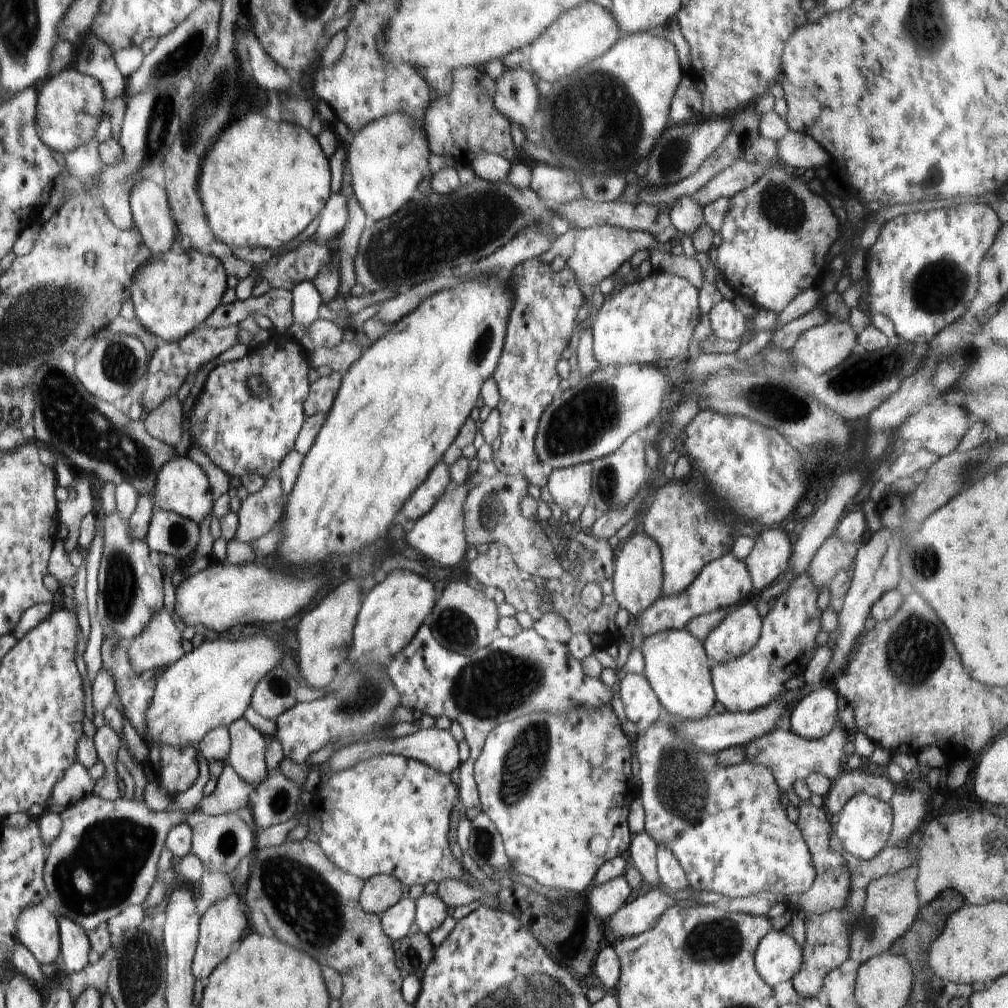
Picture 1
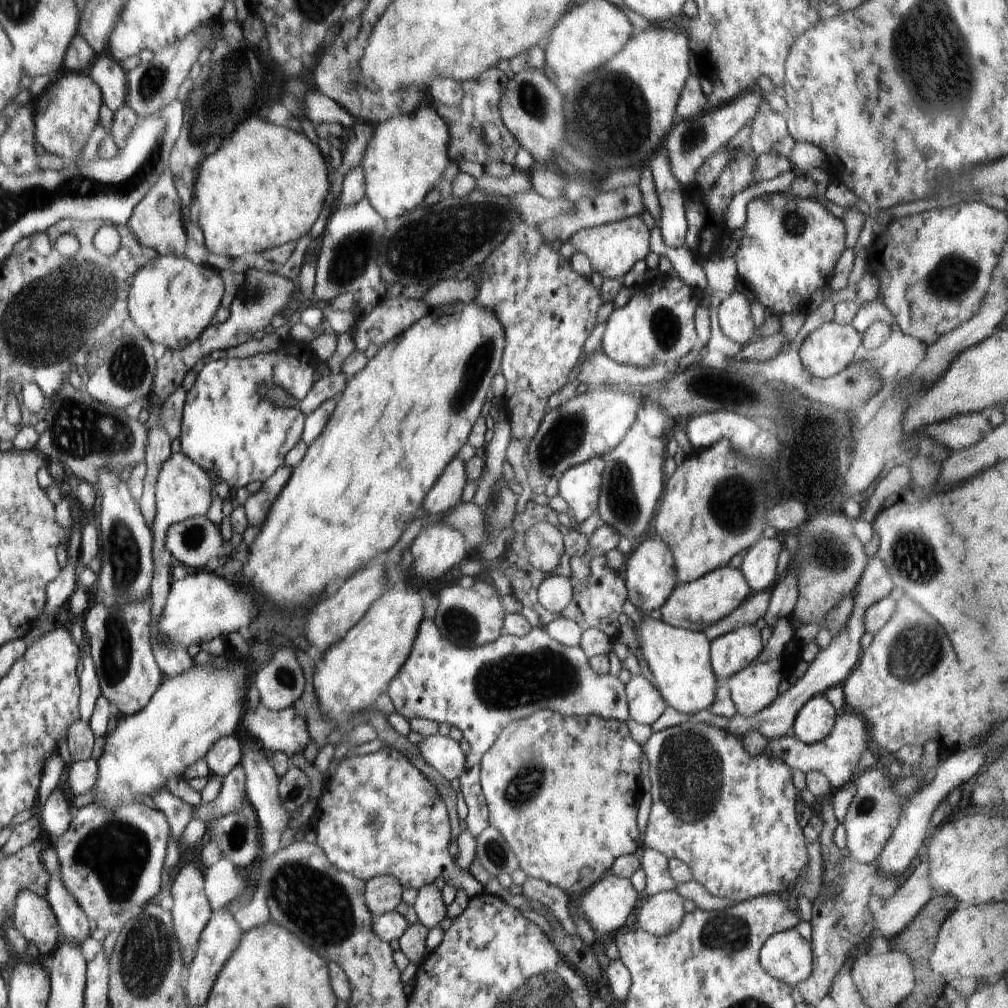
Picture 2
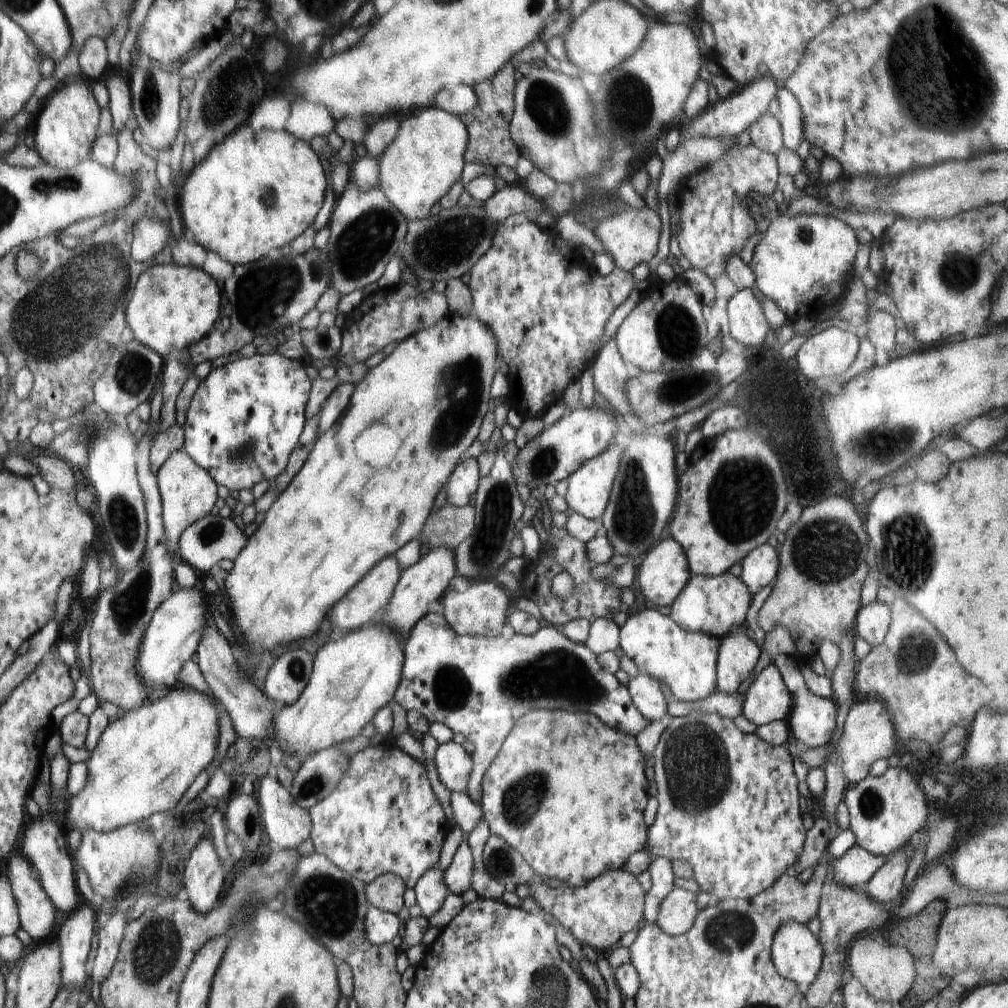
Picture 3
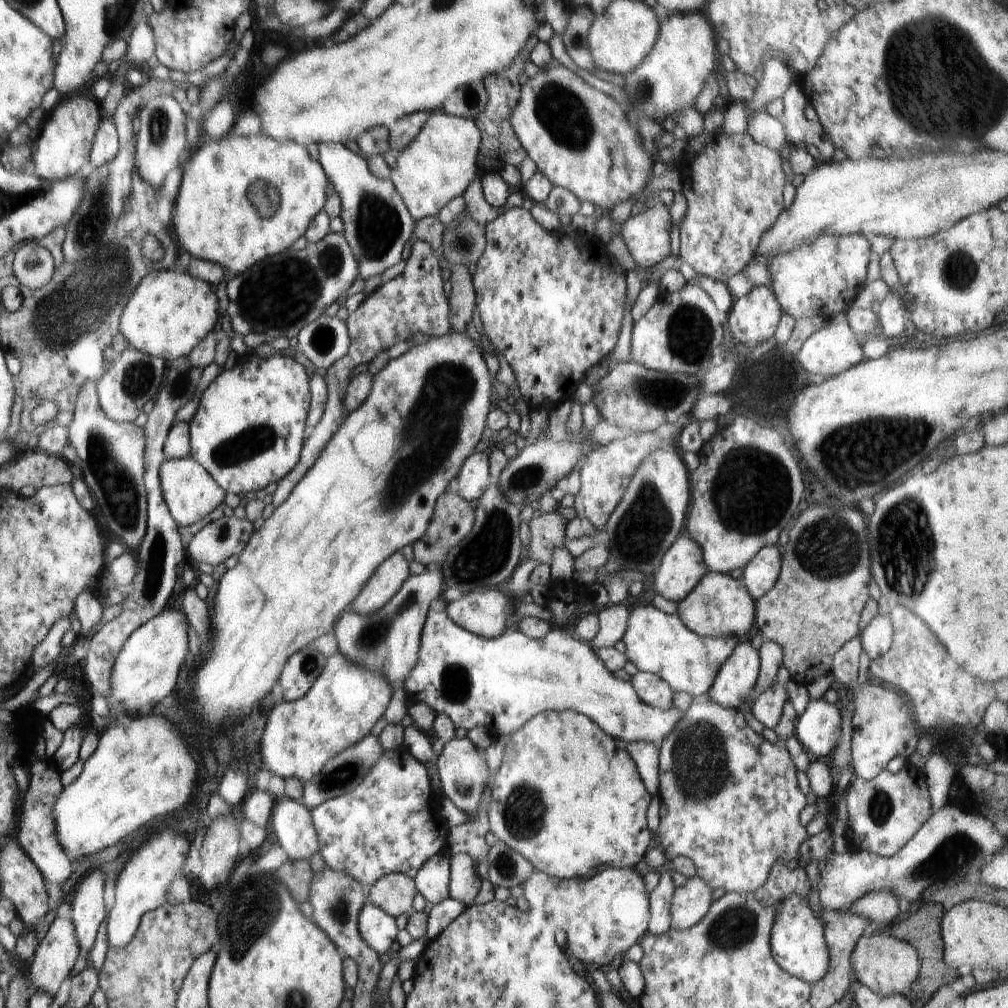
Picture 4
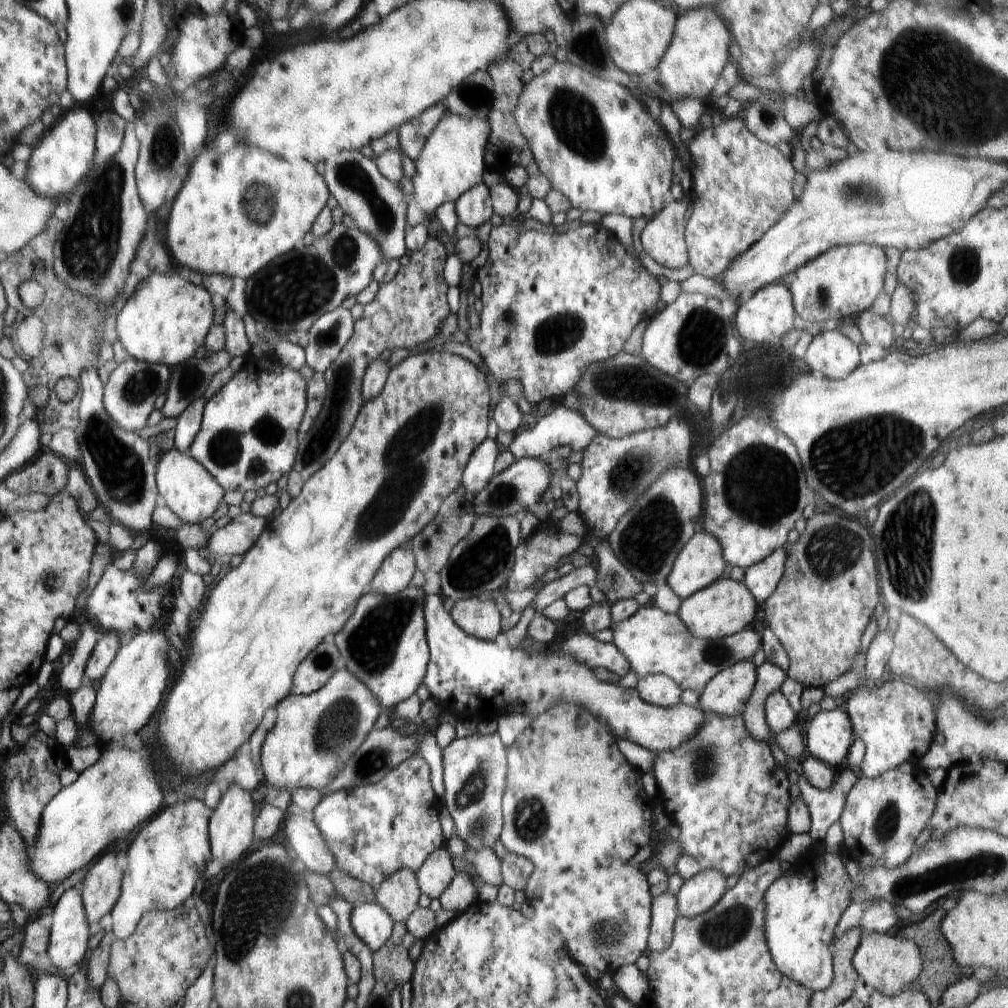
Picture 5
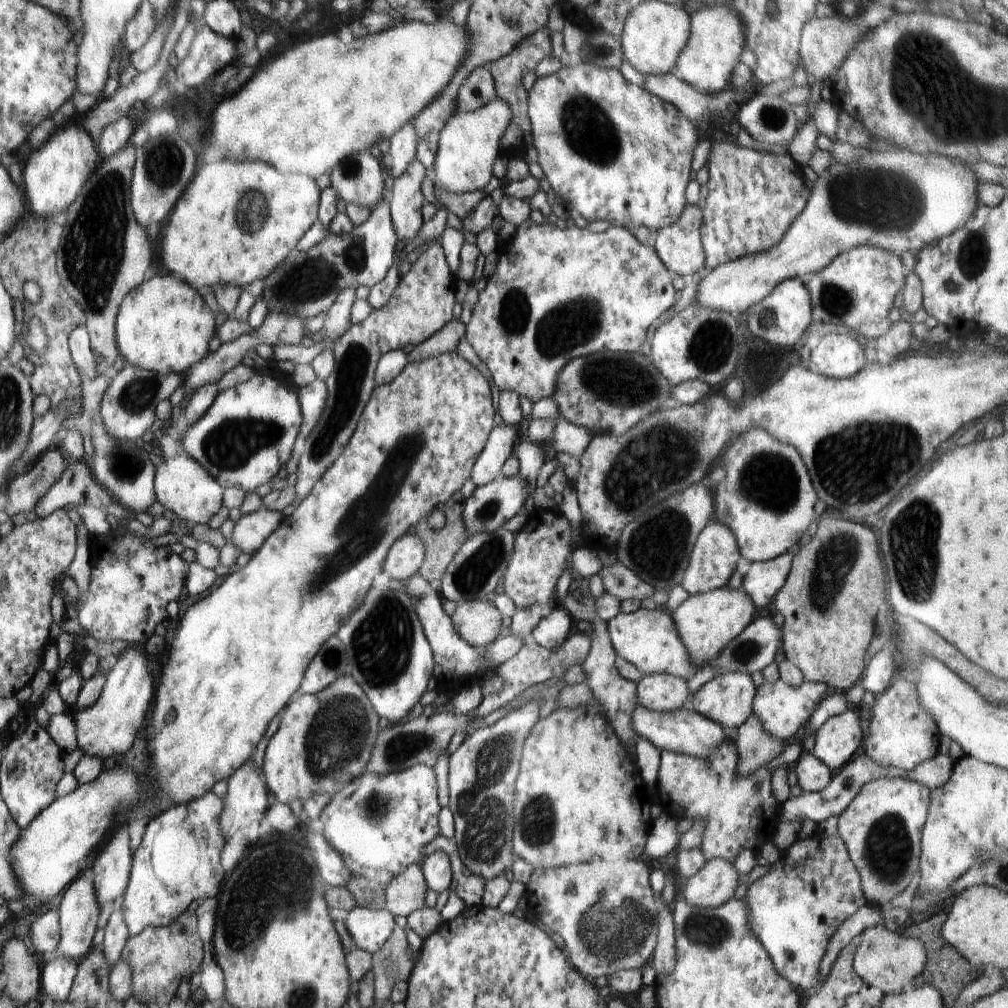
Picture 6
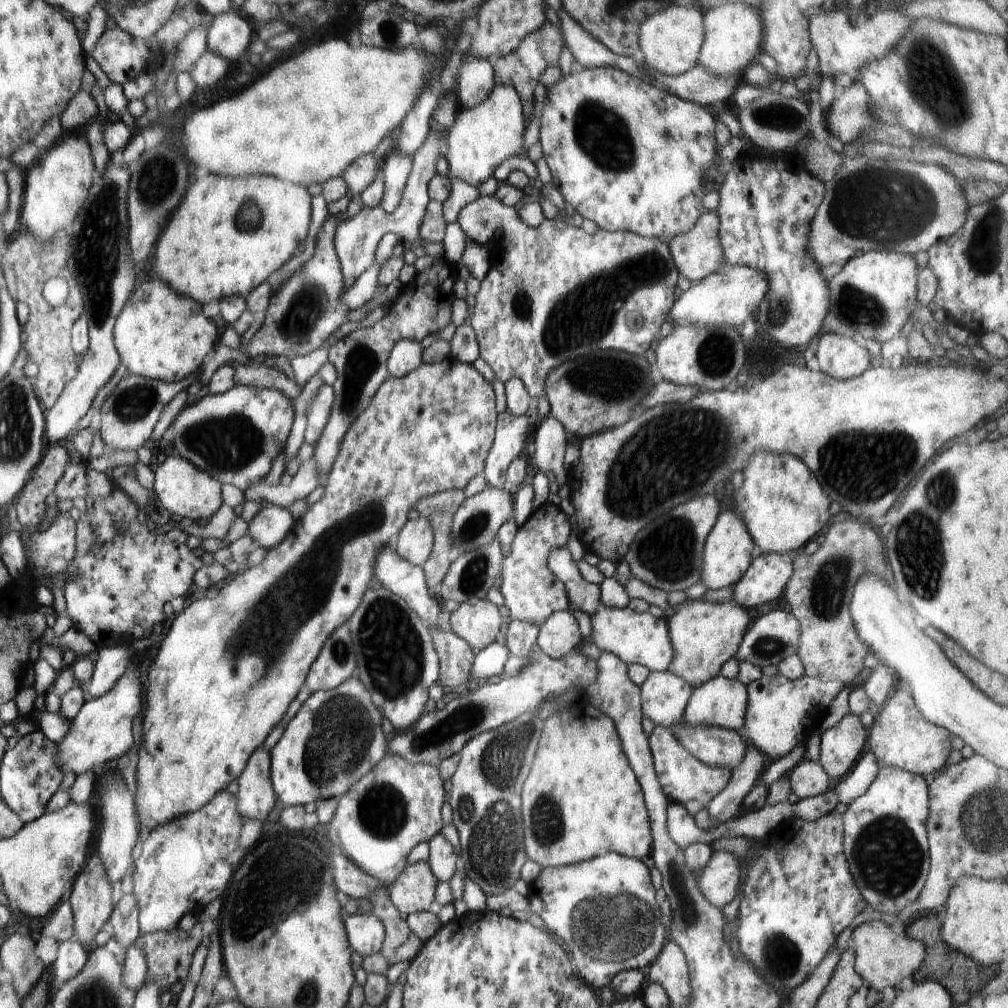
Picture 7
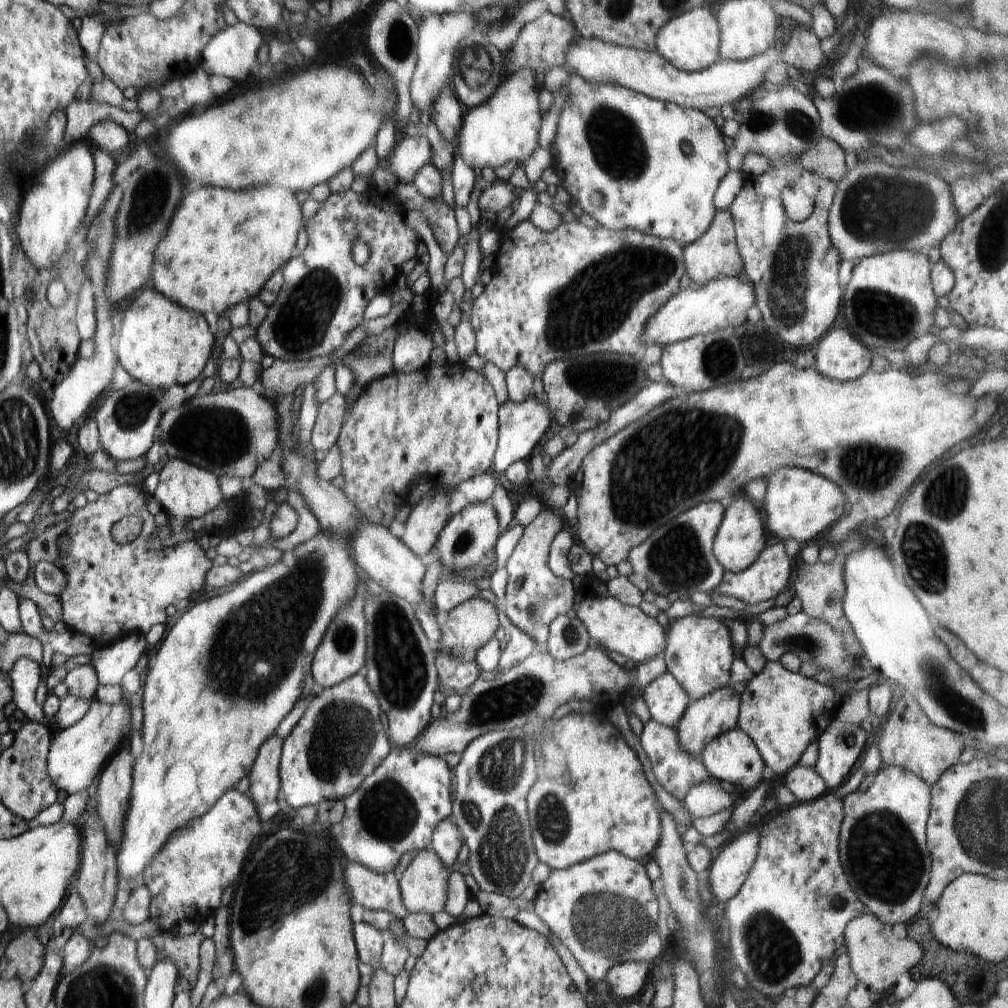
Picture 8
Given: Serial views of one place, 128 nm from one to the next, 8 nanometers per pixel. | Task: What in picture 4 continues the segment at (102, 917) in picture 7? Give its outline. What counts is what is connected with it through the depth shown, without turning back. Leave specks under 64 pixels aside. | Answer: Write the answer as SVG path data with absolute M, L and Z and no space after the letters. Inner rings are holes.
M56 916L42 938L30 965L32 990L42 990L54 996L62 980L70 974L78 958L78 938L74 934L73 918Z

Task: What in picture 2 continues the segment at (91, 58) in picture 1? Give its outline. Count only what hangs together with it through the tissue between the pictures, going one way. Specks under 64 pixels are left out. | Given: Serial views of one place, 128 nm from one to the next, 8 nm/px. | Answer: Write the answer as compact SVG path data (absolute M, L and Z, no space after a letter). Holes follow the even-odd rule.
M108 53L97 54L90 67L90 78L101 87L104 103L115 113L127 98L127 74L121 63Z

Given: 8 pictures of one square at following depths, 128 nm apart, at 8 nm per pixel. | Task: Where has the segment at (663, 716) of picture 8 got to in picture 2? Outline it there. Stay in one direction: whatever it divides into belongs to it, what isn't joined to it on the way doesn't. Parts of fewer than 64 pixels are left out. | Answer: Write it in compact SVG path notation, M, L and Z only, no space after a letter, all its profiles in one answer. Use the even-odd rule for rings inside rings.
M632 675L625 684L630 717L638 724L652 726L668 705L659 690L644 677Z

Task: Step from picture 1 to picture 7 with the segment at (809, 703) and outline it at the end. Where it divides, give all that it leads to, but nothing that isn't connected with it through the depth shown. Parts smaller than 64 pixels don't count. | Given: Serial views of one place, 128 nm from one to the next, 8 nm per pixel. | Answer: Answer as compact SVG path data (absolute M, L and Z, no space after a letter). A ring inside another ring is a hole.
M848 713L836 726L827 728L821 736L821 751L819 763L824 772L832 778L842 778L849 773L854 766L854 760L858 760L863 754L864 747L867 746L868 730L860 723L859 716Z

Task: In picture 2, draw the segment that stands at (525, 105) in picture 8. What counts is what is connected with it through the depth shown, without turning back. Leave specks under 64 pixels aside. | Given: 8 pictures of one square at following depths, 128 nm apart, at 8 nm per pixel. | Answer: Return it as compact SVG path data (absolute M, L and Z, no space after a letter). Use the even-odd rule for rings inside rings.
M422 108L408 114L401 114L377 123L374 126L374 134L366 146L364 160L360 163L364 170L364 182L366 182L366 198L372 204L376 215L389 221L400 218L401 214L411 213L417 206L423 204L428 193L436 188L440 182L442 172L450 164L448 158L448 126L438 116L435 108Z

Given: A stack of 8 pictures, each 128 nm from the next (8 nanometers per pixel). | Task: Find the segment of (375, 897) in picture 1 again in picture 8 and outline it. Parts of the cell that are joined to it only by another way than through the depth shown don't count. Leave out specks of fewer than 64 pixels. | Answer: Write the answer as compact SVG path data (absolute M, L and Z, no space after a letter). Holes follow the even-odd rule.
M430 848L414 853L398 879L402 904L410 913L433 916L444 910L448 897L450 868Z

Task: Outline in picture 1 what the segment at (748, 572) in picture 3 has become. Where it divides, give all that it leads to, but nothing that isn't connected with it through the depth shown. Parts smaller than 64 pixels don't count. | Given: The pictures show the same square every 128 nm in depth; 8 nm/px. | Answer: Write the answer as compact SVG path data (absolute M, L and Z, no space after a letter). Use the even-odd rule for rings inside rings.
M781 527L763 529L752 551L743 560L756 590L763 592L784 576L792 548L793 536Z

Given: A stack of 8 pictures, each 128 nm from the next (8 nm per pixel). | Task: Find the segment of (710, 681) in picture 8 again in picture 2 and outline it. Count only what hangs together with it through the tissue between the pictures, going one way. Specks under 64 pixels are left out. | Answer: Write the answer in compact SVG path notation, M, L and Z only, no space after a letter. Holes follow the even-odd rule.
M730 565L724 568L716 568L716 570L712 570L712 572L696 580L684 584L677 584L674 590L672 590L672 594L670 594L670 598L668 598L666 604L660 608L660 612L662 612L661 620L674 628L702 632L706 626L712 626L712 624L716 624L718 620L722 620L722 618L726 618L728 614L732 614L751 594L750 587L744 575L740 572L740 569L731 568Z

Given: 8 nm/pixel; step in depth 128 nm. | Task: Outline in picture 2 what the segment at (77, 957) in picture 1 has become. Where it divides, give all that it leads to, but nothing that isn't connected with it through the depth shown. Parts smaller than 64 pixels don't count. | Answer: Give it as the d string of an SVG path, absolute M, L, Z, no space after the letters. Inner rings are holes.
M52 846L42 850L42 864L46 867L49 878L44 897L57 913L63 940L68 940L68 942L86 940L86 937L89 936L88 932L90 932L89 918L78 906L74 896L66 890L66 886L60 878L61 859L58 858L57 851Z

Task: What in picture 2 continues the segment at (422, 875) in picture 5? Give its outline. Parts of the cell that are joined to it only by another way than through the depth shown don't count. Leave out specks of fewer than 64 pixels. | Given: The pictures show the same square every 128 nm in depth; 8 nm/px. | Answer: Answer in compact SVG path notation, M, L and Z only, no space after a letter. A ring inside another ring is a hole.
M434 884L422 886L418 890L416 901L413 904L420 924L431 929L440 925L440 922L446 917L448 907L444 904L441 890Z

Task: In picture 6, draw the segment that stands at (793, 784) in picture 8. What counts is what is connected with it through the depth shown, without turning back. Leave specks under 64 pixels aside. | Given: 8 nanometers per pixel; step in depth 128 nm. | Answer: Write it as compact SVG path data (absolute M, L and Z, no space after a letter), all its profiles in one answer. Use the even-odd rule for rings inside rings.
M804 753L796 762L797 784L804 792L824 790L834 773L816 756Z

